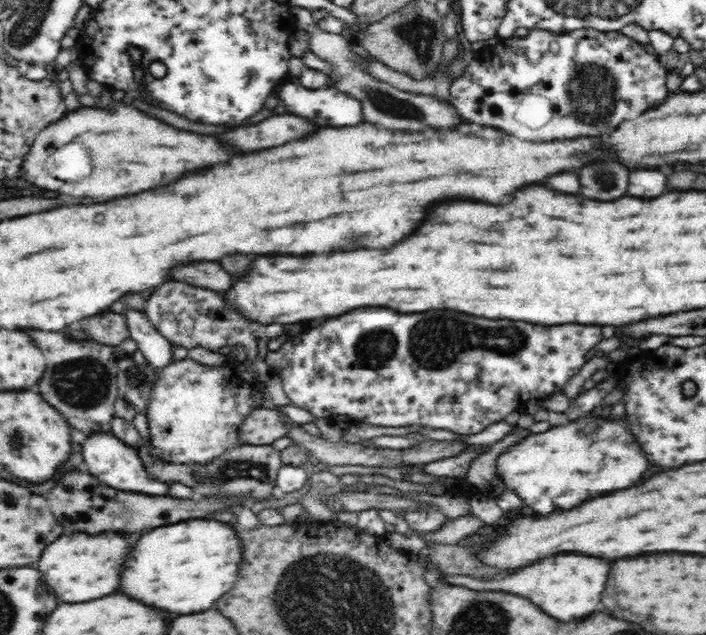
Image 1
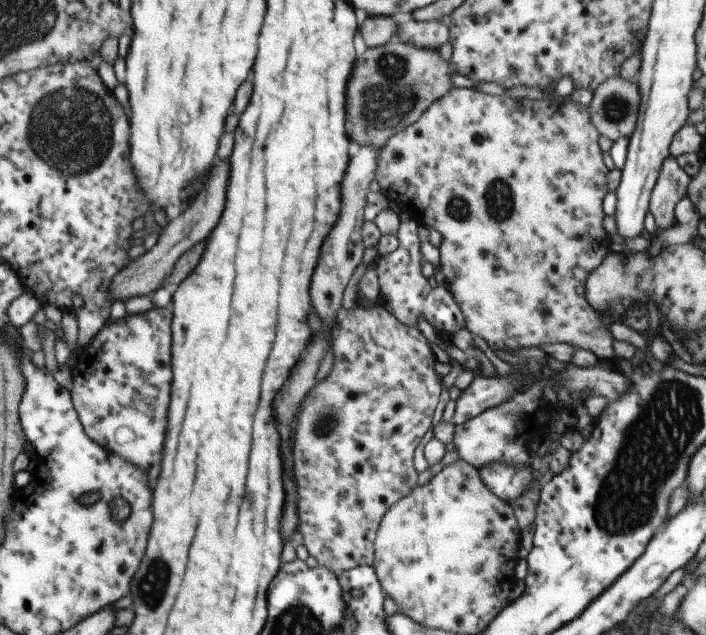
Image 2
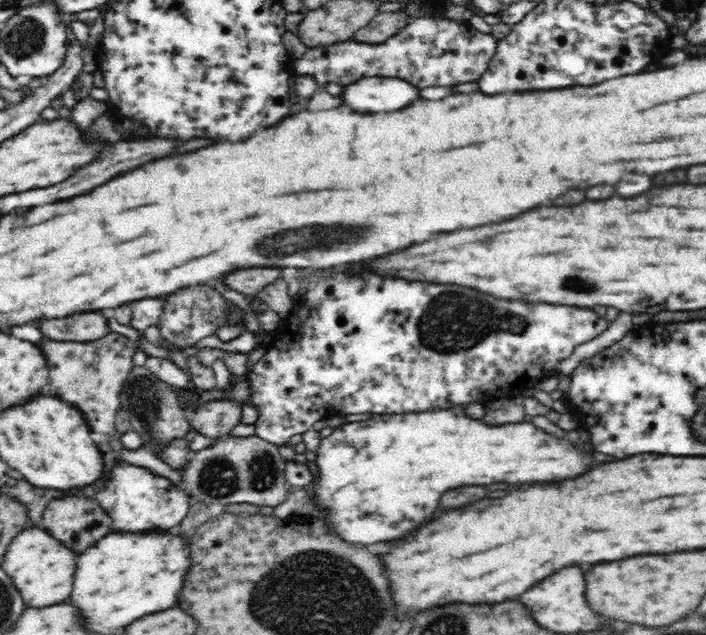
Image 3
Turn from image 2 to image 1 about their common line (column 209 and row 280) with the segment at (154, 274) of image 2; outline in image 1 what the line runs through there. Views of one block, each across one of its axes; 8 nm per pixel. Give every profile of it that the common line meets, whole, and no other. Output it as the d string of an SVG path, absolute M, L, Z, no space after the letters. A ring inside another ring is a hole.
M194 262L192 266L178 266L172 270L172 280L220 292L226 292L234 286L234 276L228 274L218 262Z

